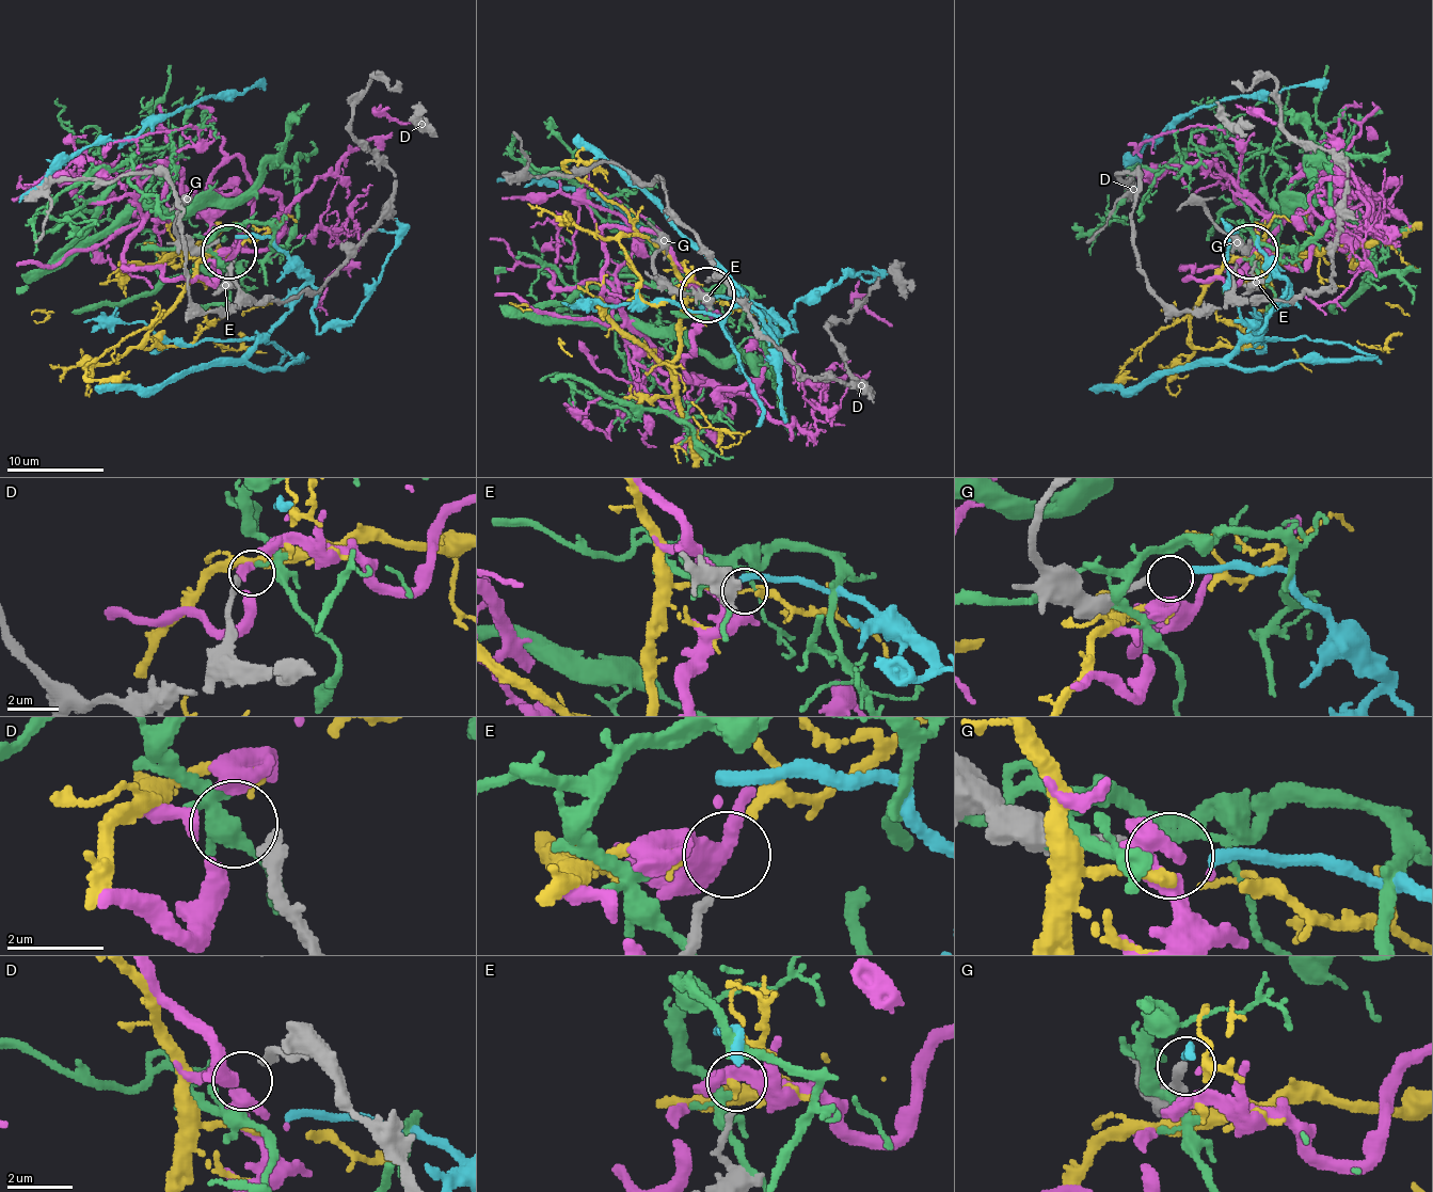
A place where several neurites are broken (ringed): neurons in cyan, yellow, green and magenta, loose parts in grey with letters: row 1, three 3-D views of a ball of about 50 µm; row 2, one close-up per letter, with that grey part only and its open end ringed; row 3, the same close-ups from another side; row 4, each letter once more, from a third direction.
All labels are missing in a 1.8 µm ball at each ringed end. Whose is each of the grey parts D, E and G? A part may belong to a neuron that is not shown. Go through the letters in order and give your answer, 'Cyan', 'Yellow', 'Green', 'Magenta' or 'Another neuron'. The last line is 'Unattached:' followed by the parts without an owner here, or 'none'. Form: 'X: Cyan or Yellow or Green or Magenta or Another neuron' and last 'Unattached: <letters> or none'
D: Another neuron
E: Another neuron
G: Cyan
Unattached: D, E

